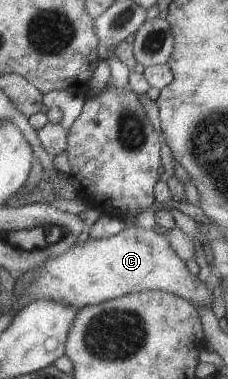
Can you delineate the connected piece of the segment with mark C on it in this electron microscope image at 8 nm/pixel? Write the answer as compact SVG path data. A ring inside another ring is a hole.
M125 227L117 235L111 235L106 239L87 239L83 243L74 244L63 254L44 261L36 267L39 273L36 280L24 289L17 300L22 306L34 300L60 300L64 304L75 308L77 311L84 306L96 305L112 298L121 298L126 294L135 294L144 290L159 290L169 292L185 300L187 303L197 306L209 306L212 301L212 283L201 283L196 275L188 272L186 263L172 251L170 244L164 235L155 233L154 229L141 227Z

